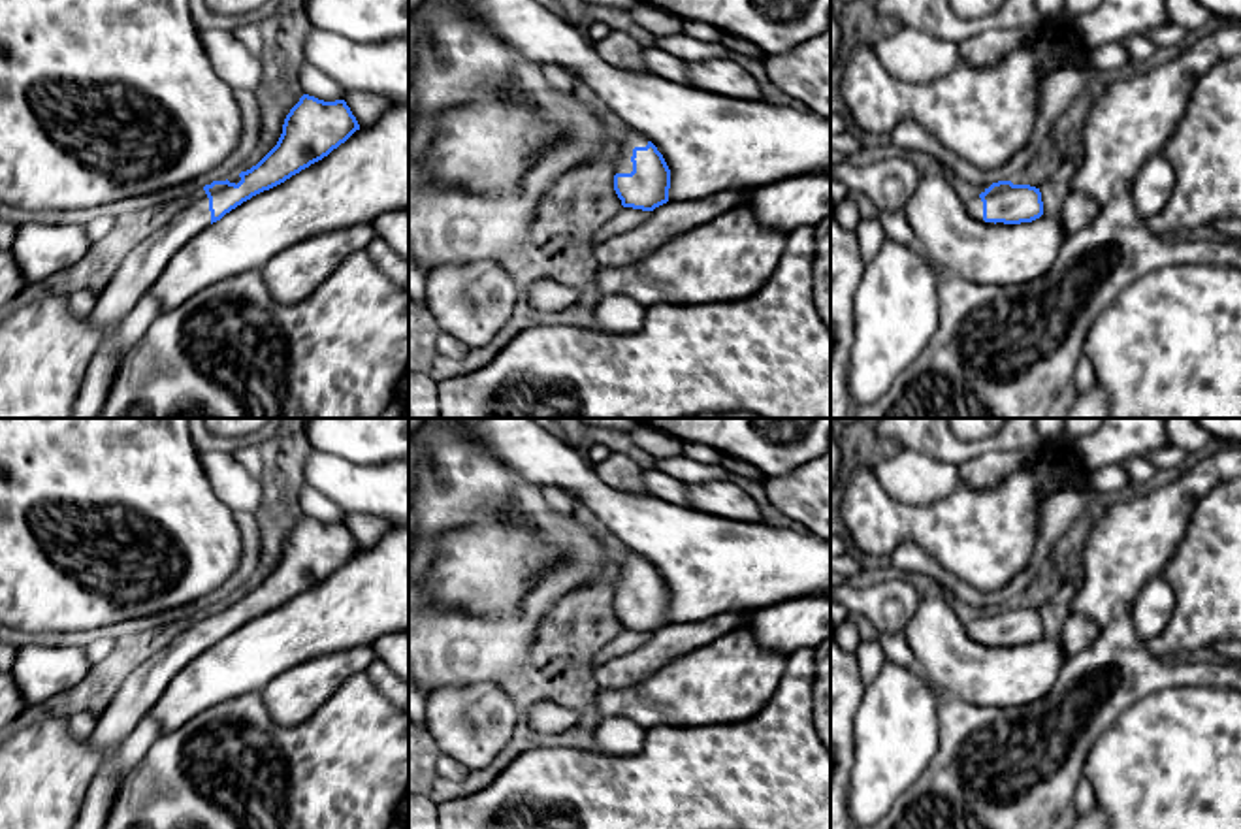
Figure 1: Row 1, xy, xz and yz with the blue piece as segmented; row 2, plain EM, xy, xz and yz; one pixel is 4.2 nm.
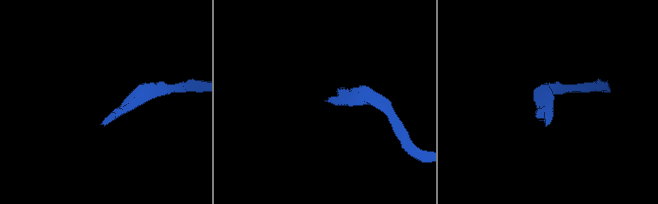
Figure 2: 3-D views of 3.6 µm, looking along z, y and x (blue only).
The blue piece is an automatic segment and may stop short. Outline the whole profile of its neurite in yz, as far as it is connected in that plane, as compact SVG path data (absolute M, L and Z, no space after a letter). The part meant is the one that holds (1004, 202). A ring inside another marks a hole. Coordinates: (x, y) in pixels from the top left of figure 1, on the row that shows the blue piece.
M998 181L968 202L968 211L977 220L1021 224L1040 219L1043 215L1043 202L1036 187Z

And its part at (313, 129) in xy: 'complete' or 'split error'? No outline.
split error

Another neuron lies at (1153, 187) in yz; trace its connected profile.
M1164 153L1147 160L1134 181L1134 205L1137 219L1147 224L1164 209L1173 194L1175 171Z

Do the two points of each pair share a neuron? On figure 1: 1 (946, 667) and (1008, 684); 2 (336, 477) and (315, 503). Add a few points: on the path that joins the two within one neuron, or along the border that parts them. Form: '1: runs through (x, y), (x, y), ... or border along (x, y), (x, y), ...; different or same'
1: runs through (961, 667), (993, 675); same
2: border along (306, 483), (326, 494), (345, 513); different

